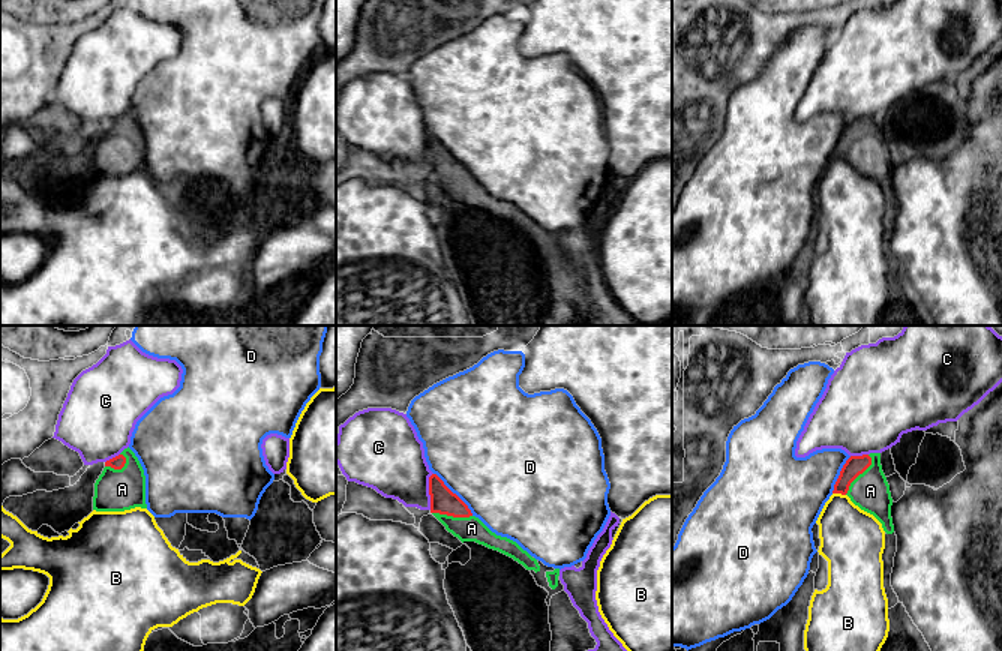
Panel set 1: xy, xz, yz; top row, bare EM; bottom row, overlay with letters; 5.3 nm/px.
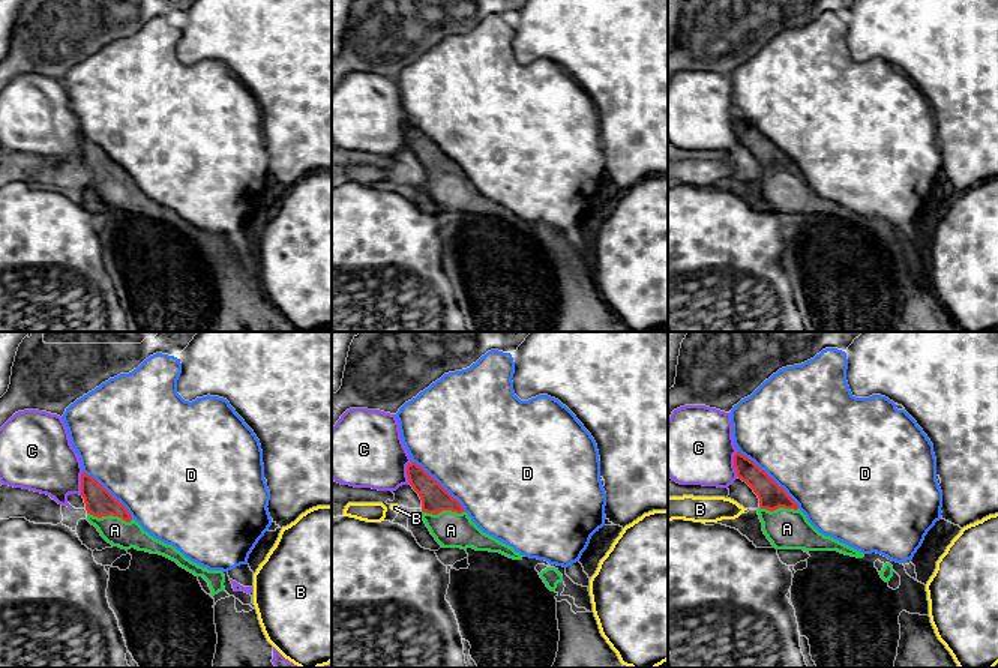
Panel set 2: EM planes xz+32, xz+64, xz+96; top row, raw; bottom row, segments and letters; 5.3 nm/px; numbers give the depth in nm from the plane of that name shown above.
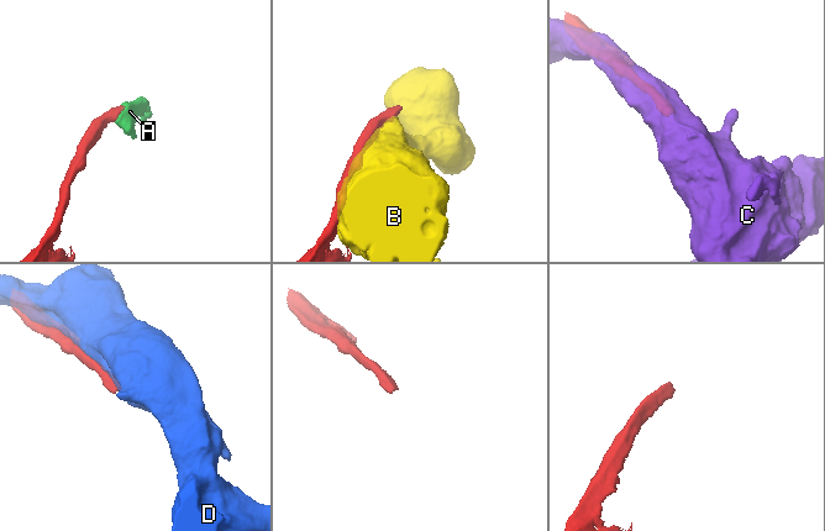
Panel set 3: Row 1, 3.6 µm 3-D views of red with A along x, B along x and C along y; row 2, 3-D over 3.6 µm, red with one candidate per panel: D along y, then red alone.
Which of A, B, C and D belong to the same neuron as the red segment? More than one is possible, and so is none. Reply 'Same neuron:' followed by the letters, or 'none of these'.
Same neuron: A

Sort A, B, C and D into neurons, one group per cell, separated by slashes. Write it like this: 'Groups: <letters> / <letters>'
Groups: A / B / C / D

